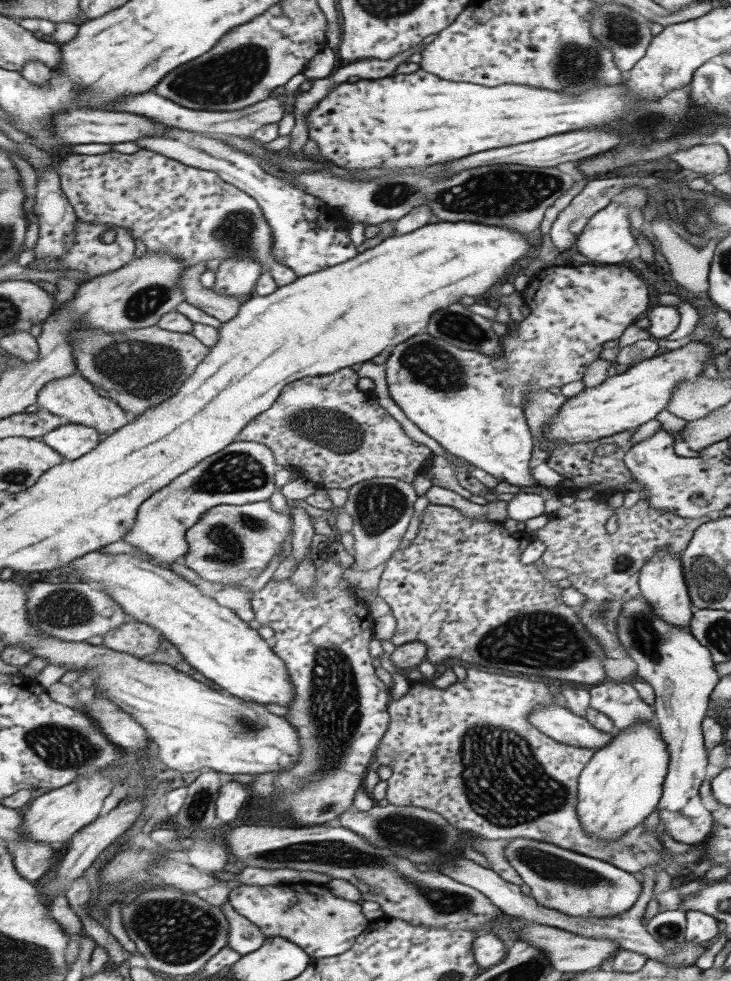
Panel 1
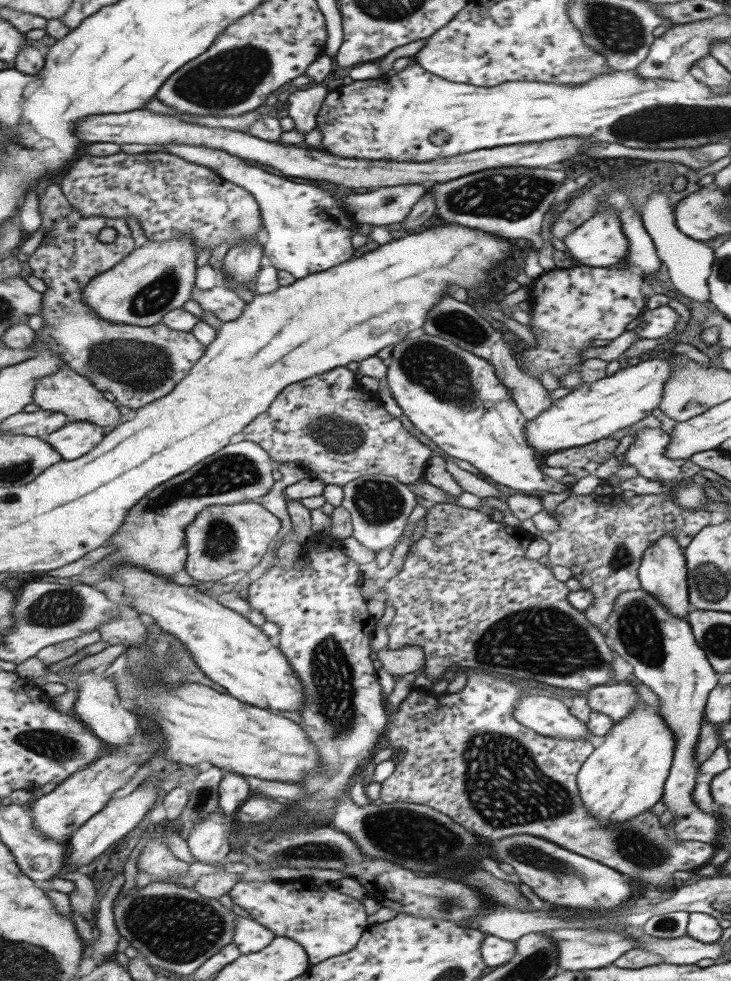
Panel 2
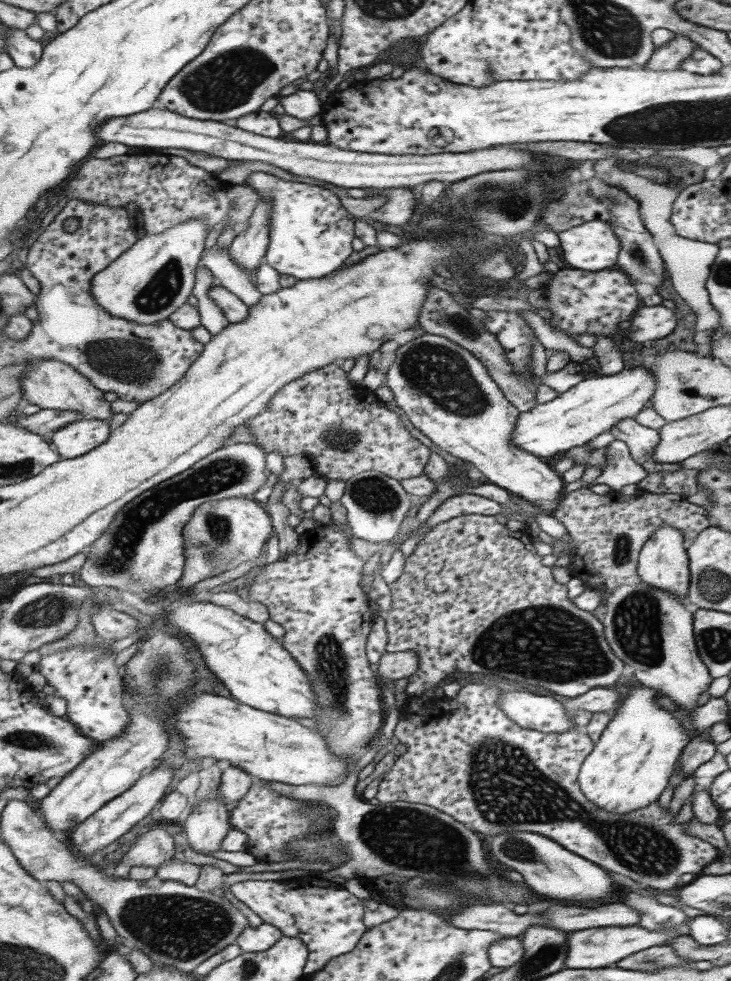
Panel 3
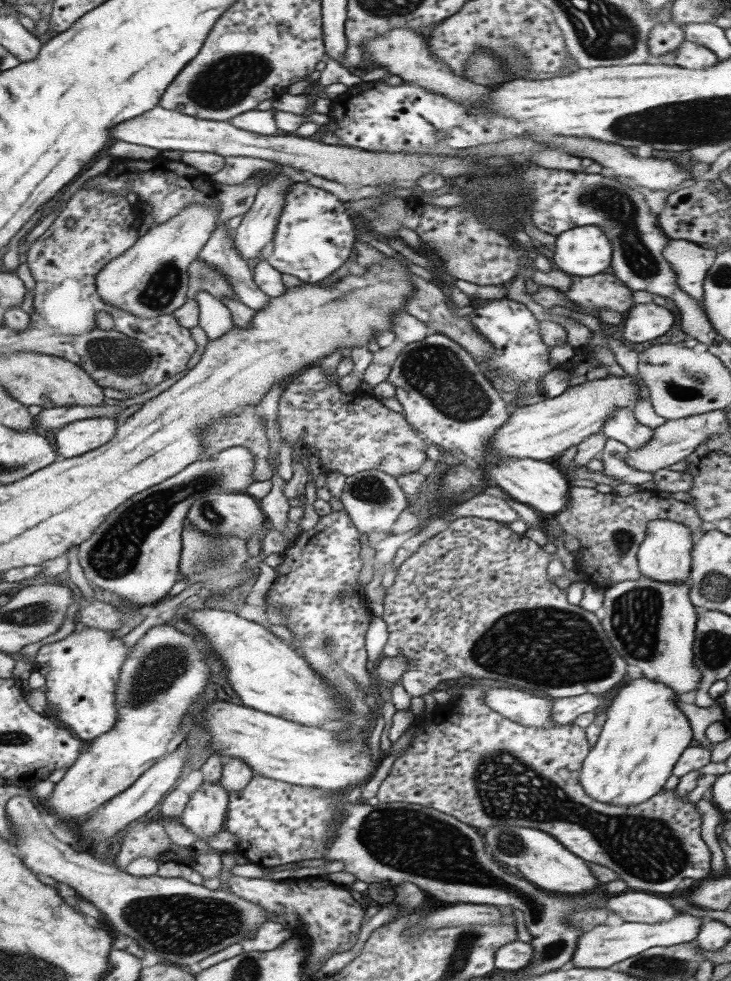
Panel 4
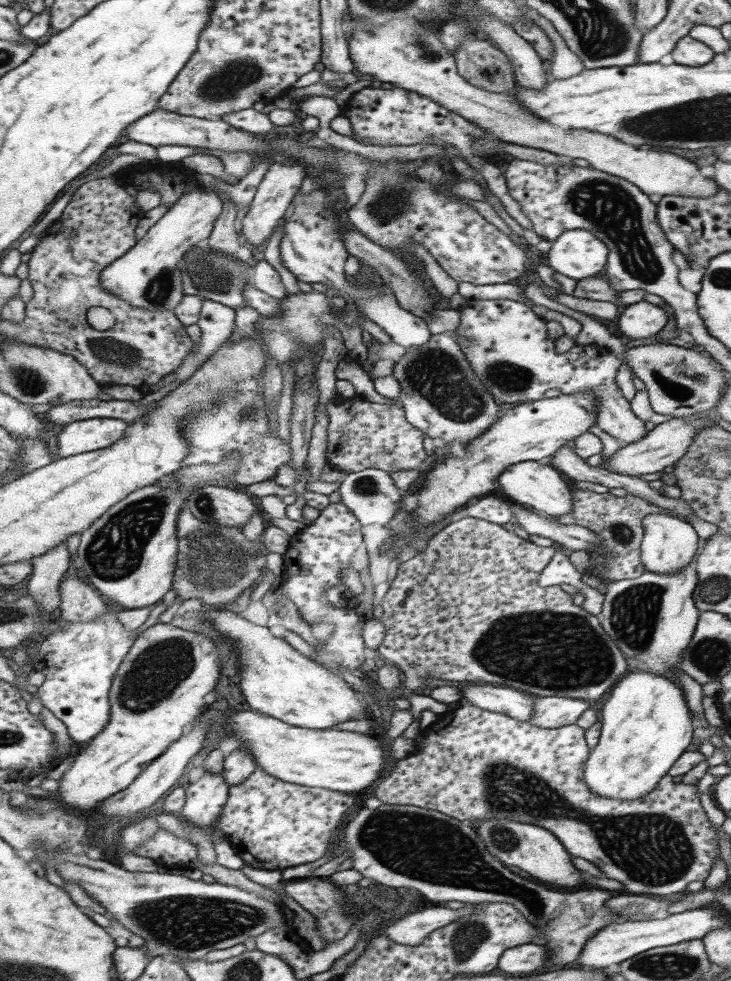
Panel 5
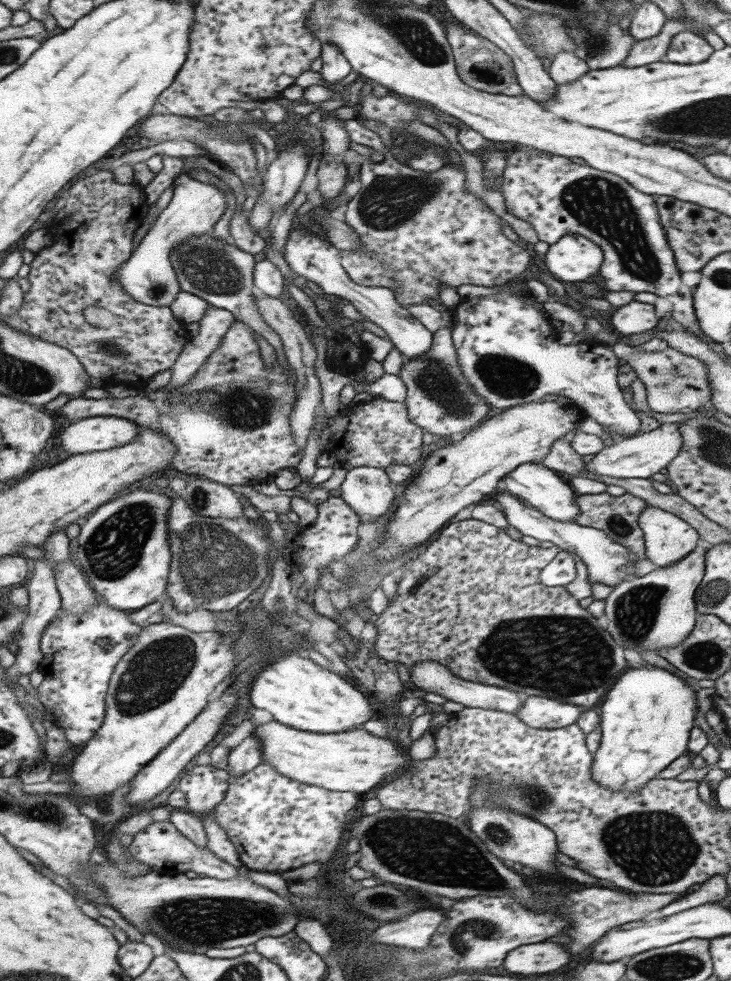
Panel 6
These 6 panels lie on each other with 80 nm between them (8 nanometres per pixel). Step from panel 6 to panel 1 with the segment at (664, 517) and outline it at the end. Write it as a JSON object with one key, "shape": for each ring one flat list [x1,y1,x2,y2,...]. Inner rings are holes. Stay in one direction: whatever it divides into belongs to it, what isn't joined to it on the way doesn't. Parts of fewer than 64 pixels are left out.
{"shape":[[660,548,643,566,638,573,638,588,642,599,652,608,653,614,658,616,669,626,678,626,689,631,688,624,694,611,689,600,687,588,681,573,681,563,677,554]]}

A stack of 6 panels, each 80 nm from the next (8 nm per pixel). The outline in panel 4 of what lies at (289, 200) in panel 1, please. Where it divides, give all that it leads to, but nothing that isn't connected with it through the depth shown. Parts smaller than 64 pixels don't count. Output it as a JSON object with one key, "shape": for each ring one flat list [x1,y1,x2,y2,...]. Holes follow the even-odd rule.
{"shape":[[305,182,293,183,285,200,274,248,267,260,283,274,292,274,305,283,323,282,352,257,354,216,335,195]]}

